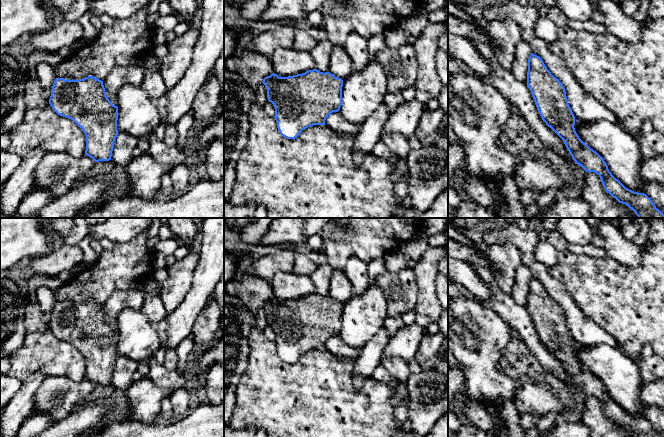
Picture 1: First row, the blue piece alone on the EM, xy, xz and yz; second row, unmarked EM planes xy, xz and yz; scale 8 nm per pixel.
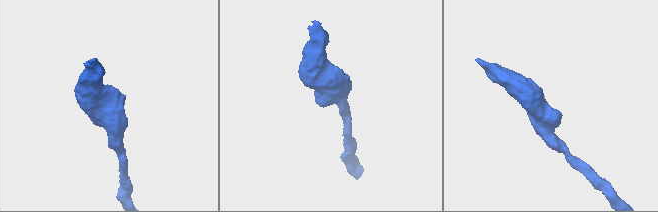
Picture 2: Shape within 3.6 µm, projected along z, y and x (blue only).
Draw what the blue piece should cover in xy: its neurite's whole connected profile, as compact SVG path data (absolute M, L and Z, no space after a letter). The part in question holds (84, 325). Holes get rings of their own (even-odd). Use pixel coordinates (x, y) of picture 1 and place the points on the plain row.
M93 300L79 304L56 302L51 313L49 328L58 339L73 344L82 353L86 360L85 379L95 386L111 384L118 358L118 331L107 322L103 305Z

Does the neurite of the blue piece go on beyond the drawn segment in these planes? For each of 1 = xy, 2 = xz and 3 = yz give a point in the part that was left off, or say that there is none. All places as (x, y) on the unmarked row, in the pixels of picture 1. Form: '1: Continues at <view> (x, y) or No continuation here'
1: No continuation here
2: No continuation here
3: No continuation here

